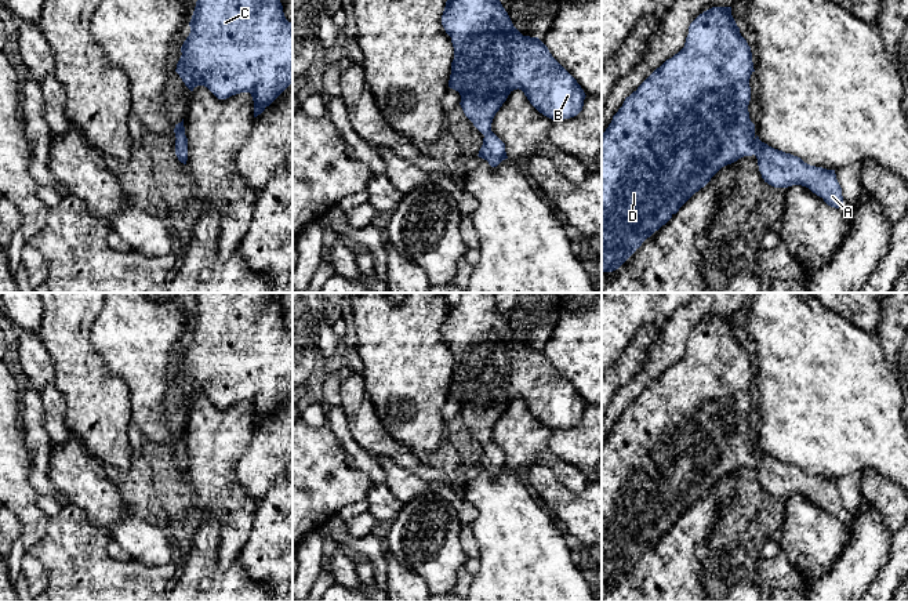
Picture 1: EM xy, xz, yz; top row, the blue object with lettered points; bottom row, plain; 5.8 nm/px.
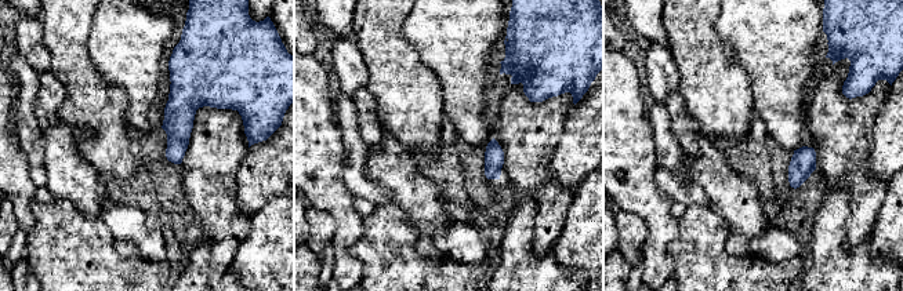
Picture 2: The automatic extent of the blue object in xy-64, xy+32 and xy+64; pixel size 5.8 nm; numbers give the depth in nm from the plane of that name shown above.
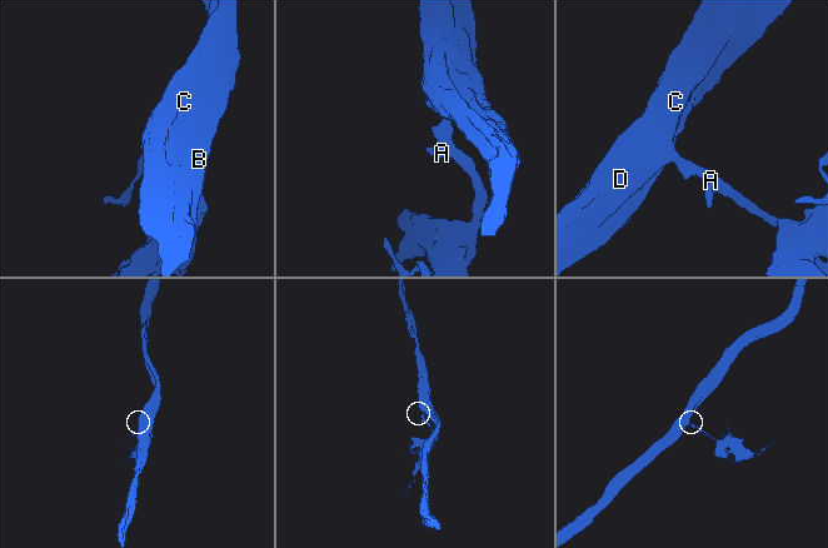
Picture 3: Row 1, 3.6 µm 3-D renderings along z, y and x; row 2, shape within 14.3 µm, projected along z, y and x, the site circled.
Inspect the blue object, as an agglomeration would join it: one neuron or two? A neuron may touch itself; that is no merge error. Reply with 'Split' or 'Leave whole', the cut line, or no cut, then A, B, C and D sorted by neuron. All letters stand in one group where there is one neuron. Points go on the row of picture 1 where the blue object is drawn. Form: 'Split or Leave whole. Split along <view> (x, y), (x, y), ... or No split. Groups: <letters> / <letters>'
Leave whole. No split. Groups: A B C D

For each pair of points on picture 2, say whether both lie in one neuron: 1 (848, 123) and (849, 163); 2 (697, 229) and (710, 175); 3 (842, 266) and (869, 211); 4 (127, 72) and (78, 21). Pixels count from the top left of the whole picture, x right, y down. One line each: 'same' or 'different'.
1: same
2: different
3: different
4: different

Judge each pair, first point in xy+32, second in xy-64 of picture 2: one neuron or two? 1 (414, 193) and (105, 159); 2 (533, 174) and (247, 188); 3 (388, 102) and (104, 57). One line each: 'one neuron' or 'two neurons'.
1: two neurons
2: two neurons
3: two neurons

